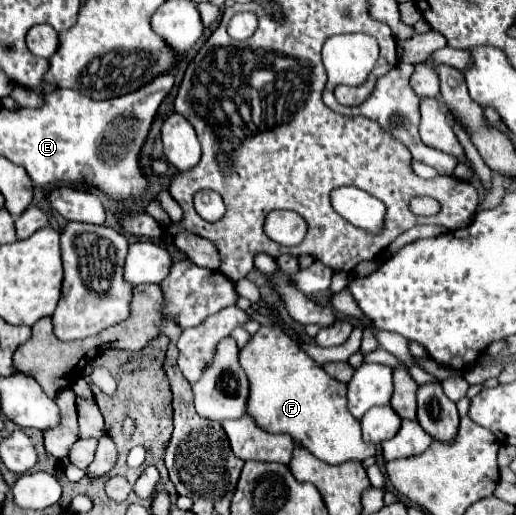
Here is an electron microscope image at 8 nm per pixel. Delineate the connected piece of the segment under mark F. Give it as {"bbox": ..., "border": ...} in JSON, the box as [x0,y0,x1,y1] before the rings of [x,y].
{"bbox":[241,327,375,463],"border":[[[261,327],[249,343],[241,349],[241,367],[249,377],[249,415],[263,425],[263,429],[281,431],[293,437],[295,443],[307,447],[317,459],[327,463],[343,463],[343,461],[363,461],[375,455],[375,443],[367,443],[361,439],[361,423],[347,409],[347,385],[329,377],[319,363],[315,363],[287,333],[279,327]]]}

